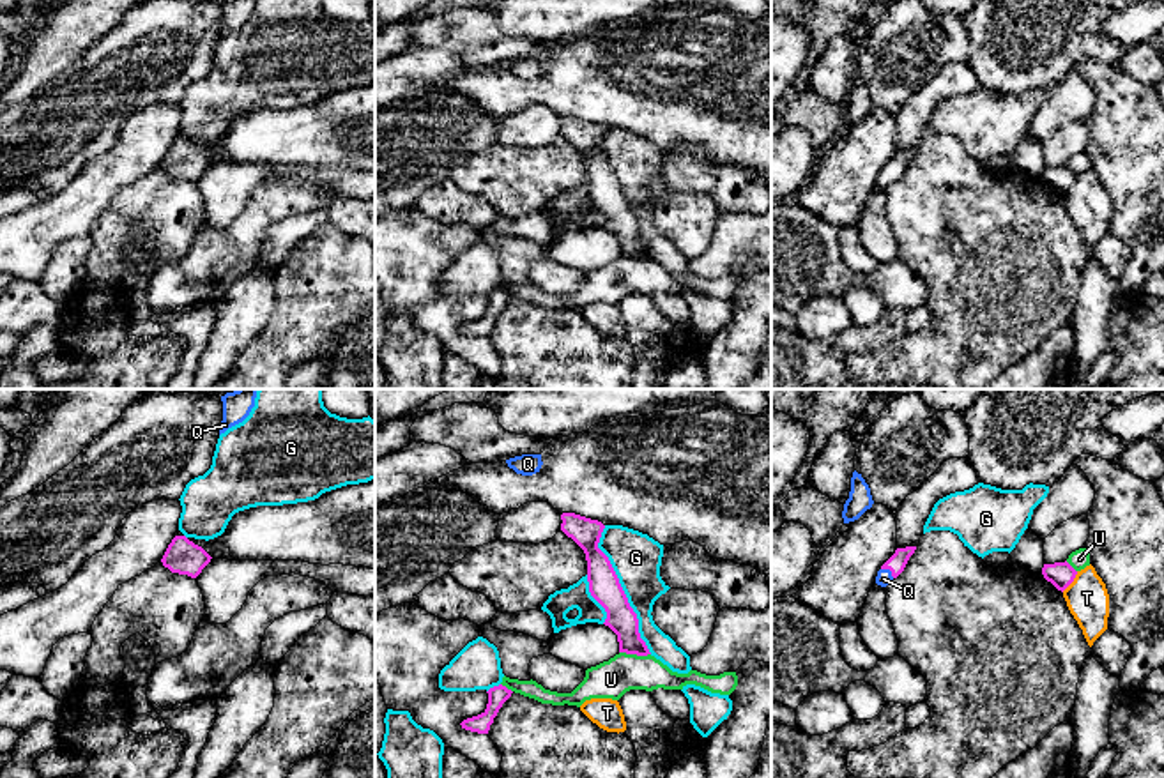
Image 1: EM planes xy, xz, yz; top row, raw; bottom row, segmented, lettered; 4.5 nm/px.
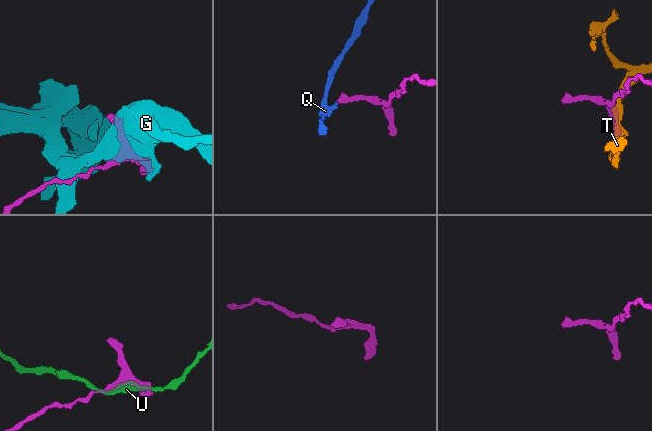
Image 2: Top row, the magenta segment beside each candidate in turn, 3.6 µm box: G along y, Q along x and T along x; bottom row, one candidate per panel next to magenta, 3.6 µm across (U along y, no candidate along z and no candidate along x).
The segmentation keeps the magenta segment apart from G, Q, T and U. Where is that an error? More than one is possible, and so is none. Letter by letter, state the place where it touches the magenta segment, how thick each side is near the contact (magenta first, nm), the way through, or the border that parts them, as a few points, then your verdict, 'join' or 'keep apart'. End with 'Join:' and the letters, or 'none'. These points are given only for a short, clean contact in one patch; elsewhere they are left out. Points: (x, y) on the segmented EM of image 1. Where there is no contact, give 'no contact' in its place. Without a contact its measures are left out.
G: meets magenta in xz at (621, 589); 140 nm thick on the magenta side, 220 nm on the other; keep apart
Q: meets magenta in yz at (888, 568); 80 nm thick on the magenta side, 70 nm on the other; runs through yz (899, 559), (888, 568), (883, 579); join
T: meets magenta in yz at (1071, 582); 110 nm thick on the magenta side, 190 nm on the other; border along yz (1078, 572), (1062, 591); keep apart
U: meets magenta in xz at (635, 653); 140 nm thick on the magenta side, 180 nm on the other; keep apart
Join: Q

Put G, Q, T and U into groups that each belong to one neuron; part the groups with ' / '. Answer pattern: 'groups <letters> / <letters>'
groups G / Q / T / U

